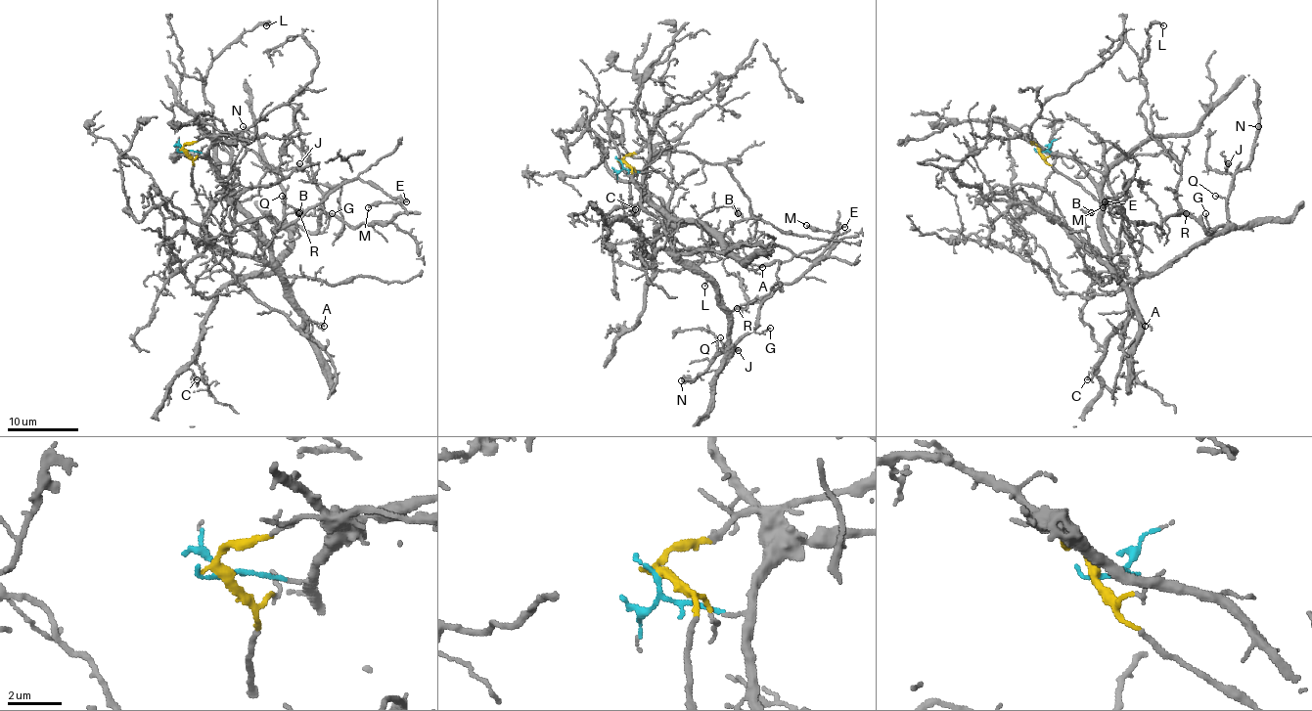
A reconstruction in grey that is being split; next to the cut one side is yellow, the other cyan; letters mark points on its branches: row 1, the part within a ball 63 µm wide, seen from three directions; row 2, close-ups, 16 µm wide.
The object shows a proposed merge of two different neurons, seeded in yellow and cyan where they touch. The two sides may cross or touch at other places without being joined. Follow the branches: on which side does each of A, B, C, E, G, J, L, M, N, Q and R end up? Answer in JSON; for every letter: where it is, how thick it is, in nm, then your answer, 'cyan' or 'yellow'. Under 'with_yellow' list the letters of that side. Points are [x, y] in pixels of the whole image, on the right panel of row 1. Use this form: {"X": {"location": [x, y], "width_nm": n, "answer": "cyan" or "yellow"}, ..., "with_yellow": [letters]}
{"A": {"location": [1145, 326], "width_nm": 150, "answer": "cyan"}, "B": {"location": [1091, 212], "width_nm": 140, "answer": "cyan"}, "C": {"location": [1087, 379], "width_nm": 150, "answer": "yellow"}, "E": {"location": [1105, 201], "width_nm": 240, "answer": "cyan"}, "G": {"location": [1205, 213], "width_nm": 90, "answer": "yellow"}, "J": {"location": [1228, 163], "width_nm": 170, "answer": "yellow"}, "L": {"location": [1163, 25], "width_nm": 160, "answer": "cyan"}, "M": {"location": [1103, 207], "width_nm": 220, "answer": "cyan"}, "N": {"location": [1258, 126], "width_nm": 110, "answer": "yellow"}, "Q": {"location": [1215, 196], "width_nm": 110, "answer": "yellow"}, "R": {"location": [1186, 213], "width_nm": 80, "answer": "yellow"}, "with_yellow": ["C", "G", "J", "N", "Q", "R"]}

